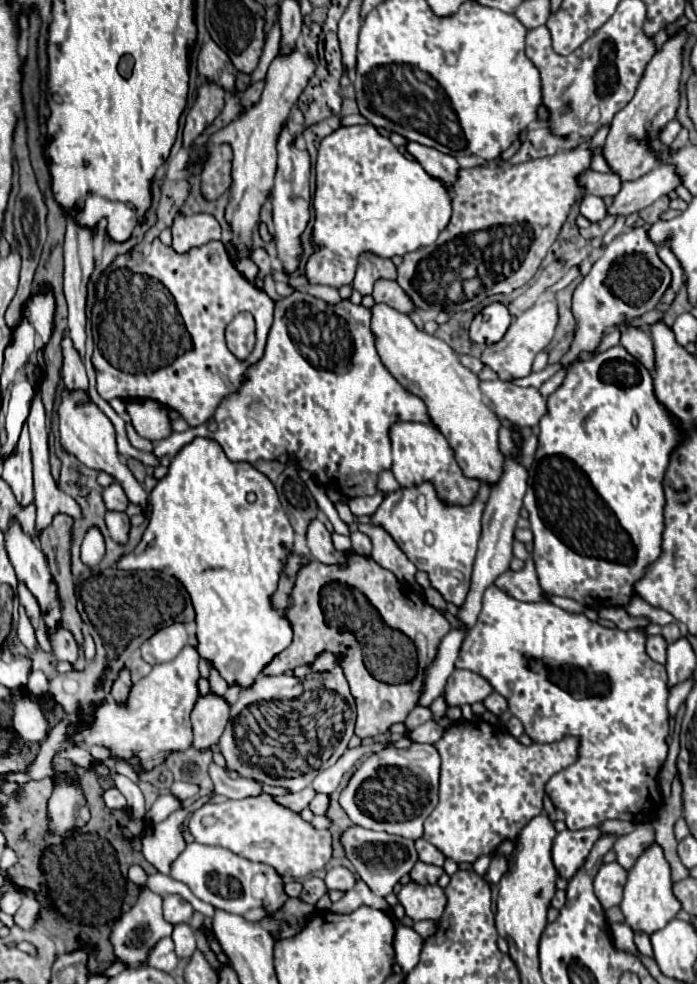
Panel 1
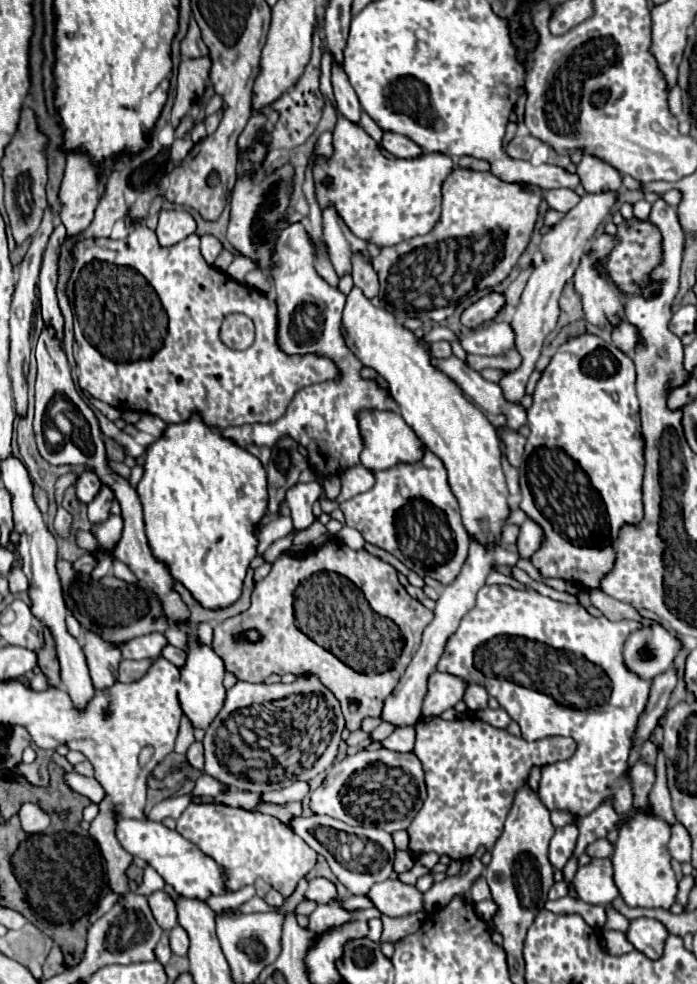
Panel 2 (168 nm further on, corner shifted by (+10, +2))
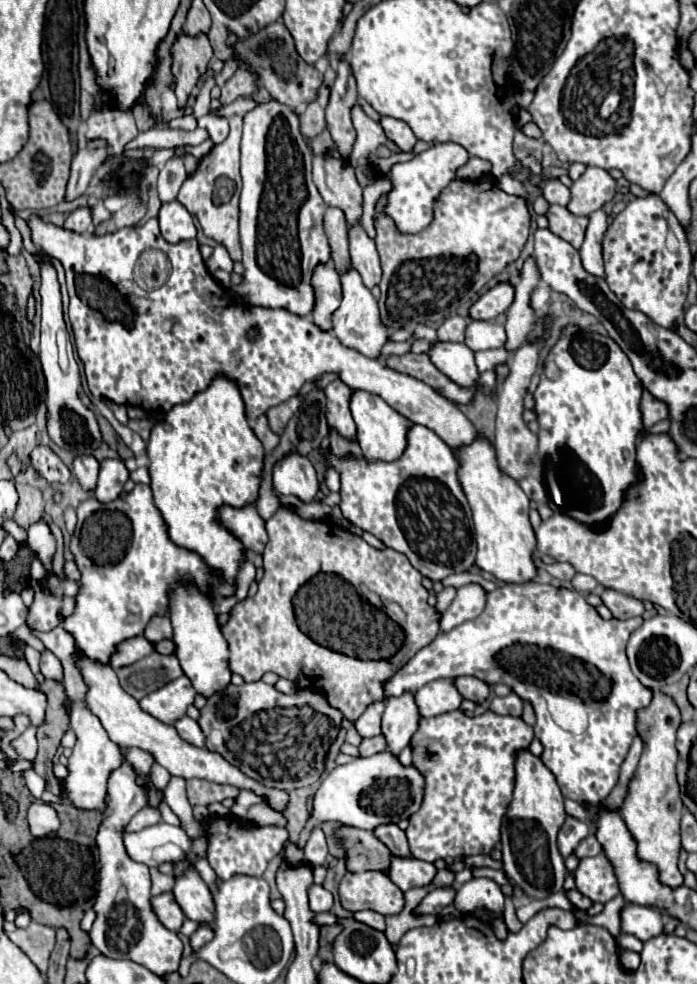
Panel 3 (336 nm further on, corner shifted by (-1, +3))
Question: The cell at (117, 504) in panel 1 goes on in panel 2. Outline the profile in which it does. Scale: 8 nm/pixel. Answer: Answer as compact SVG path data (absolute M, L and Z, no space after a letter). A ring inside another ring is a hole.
M84 470L84 472L76 478L76 482L74 482L76 496L78 496L78 500L82 500L84 504L92 502L92 498L98 494L100 486L102 486L102 482L100 482L100 478L96 476L96 472L92 472L92 470Z

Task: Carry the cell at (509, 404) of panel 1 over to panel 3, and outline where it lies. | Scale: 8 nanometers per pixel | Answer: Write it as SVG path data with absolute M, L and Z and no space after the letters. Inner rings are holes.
M439 341L431 351L429 351L431 363L447 375L453 383L475 389L477 393L483 393L487 397L493 397L493 391L489 387L479 385L479 371L473 361L473 353L465 343L443 343Z

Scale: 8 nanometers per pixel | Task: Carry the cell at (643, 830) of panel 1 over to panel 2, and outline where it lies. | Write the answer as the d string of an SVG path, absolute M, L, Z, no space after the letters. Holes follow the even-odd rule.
M604 838L592 842L592 846L586 846L586 854L588 854L590 858L610 858L612 852L614 852L614 848L612 848L610 842L604 840Z

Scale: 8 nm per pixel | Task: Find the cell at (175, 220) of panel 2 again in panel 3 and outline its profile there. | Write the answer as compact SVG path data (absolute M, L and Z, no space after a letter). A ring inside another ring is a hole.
M179 201L163 203L159 211L159 225L163 239L169 243L195 239L197 235L197 227L193 223L191 213L183 205L179 205Z

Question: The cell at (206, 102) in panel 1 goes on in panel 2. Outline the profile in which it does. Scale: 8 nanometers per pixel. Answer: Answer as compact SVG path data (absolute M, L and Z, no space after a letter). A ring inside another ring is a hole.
M188 58L182 60L178 66L178 84L176 84L176 98L172 106L170 122L172 126L180 124L180 118L190 110L192 102L202 96L206 88L206 78L210 74L210 58Z

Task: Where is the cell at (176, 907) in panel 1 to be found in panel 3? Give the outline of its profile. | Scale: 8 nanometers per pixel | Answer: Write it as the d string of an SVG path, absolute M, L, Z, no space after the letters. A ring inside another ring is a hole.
M161 893L157 897L151 899L151 905L153 905L153 911L155 915L159 917L159 921L169 929L169 931L179 931L179 927L183 925L185 921L185 913L181 911L179 903L175 901L175 895L173 893Z

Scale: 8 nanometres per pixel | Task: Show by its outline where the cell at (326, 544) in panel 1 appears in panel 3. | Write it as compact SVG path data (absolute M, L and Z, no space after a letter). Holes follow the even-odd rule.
M289 453L287 457L283 457L283 461L279 461L273 471L273 483L277 493L293 495L303 503L315 501L315 495L319 491L315 467L309 459L297 453Z

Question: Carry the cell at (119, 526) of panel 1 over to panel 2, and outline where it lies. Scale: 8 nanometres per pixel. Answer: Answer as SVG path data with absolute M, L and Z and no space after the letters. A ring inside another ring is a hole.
M102 484L102 488L98 490L96 498L88 504L88 518L90 522L104 522L110 516L110 506L114 500L114 492Z

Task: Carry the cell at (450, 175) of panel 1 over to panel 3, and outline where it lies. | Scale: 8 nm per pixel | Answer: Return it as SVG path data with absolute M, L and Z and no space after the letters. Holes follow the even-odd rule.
M381 117L381 127L383 127L387 139L393 141L401 151L407 151L407 153L413 151L415 143L417 143L417 137L407 123L397 121L393 117Z

